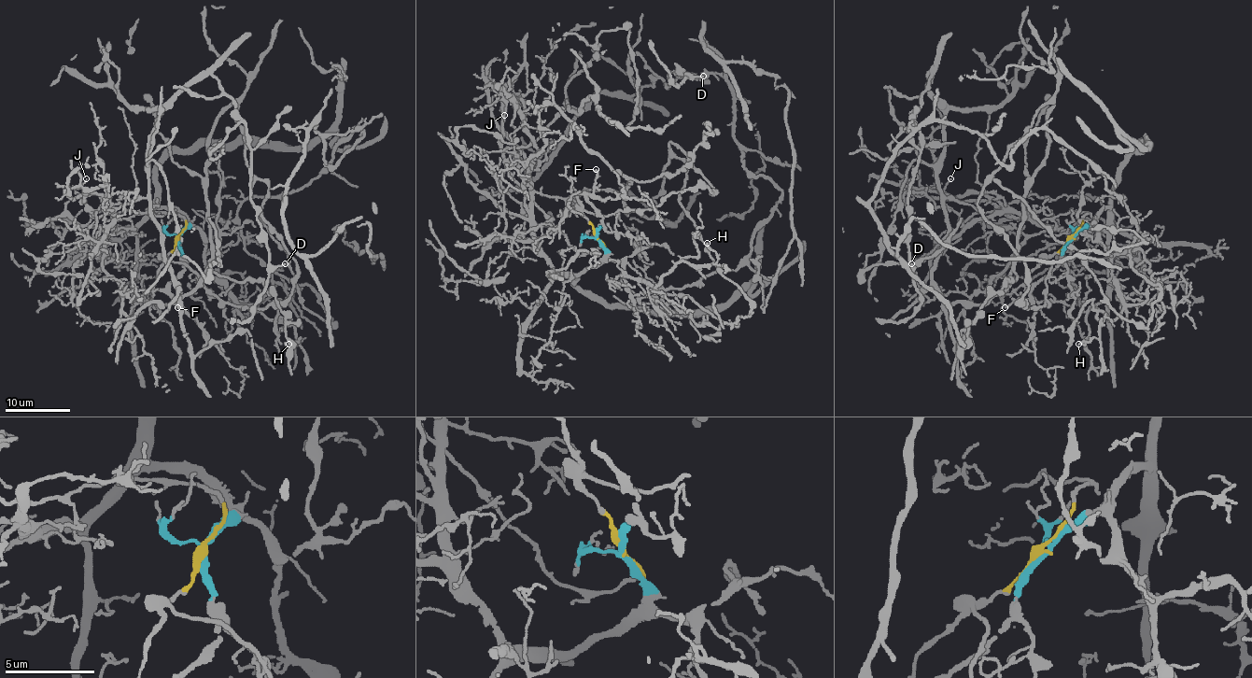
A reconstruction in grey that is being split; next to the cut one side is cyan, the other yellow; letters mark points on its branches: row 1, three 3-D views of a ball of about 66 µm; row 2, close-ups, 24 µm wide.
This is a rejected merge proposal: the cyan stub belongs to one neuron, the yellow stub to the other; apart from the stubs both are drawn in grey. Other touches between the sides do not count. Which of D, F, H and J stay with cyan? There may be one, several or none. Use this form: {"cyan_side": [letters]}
{"cyan_side": ["D", "F", "H"]}

